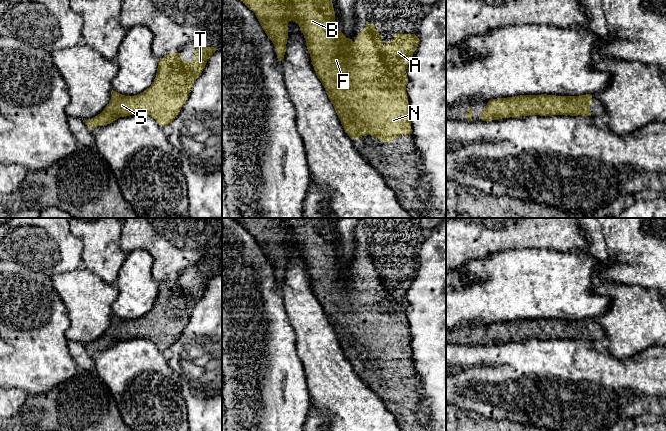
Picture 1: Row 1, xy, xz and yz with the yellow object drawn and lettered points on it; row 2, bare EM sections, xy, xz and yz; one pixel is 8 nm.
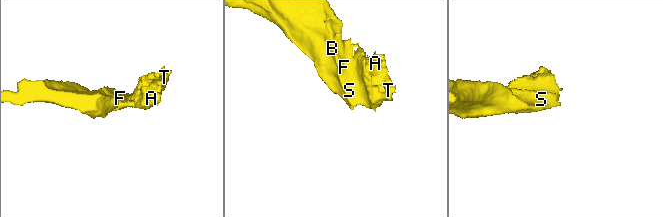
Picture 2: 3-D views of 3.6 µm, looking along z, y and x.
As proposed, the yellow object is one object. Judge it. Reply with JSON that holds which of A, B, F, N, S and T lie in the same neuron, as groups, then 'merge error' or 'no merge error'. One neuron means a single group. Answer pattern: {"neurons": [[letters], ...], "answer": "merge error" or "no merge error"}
{"neurons": [["A", "B", "F", "N", "S", "T"]], "answer": "no merge error"}

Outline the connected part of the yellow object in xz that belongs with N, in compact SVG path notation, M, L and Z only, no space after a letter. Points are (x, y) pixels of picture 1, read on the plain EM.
M331 218L232 219L255 237L274 268L279 285L284 282L286 276L288 247L293 245L299 249L315 297L324 310L345 356L352 364L370 358L381 366L391 367L397 360L412 357L411 335L406 316L406 293L418 271L419 262L415 258L401 258L398 255L394 262L384 269L374 248L367 246L353 266L336 251Z

